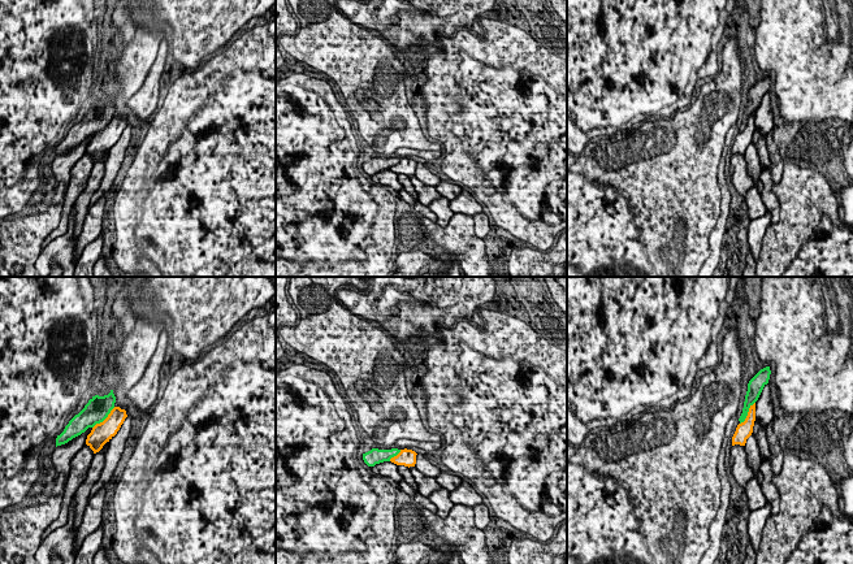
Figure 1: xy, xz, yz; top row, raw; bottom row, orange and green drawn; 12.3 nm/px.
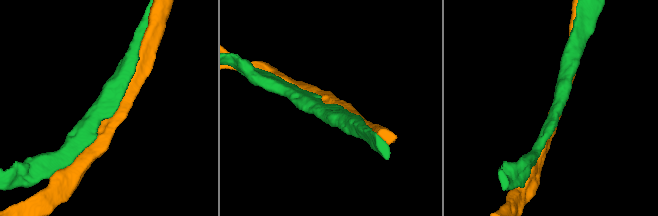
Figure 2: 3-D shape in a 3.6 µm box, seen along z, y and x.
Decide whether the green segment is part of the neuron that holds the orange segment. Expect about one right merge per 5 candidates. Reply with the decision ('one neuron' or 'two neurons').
two neurons

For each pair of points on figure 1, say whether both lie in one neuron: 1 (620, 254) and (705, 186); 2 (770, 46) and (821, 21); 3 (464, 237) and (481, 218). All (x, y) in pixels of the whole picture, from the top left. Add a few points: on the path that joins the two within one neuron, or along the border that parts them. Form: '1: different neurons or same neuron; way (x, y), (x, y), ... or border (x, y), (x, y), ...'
1: same neuron; way (629, 229), (672, 186), (680, 186)
2: different neurons; border (802, 13), (818, 40), (834, 42), (838, 39)
3: different neurons; border (472, 217), (475, 234), (481, 239)

